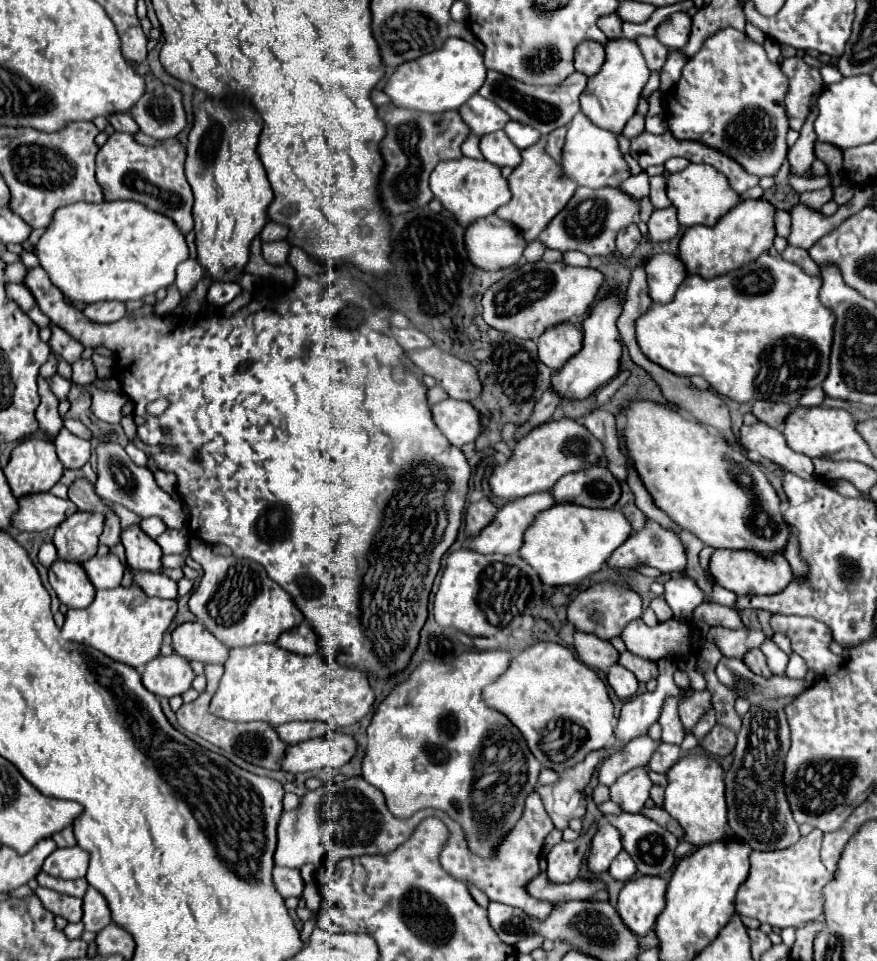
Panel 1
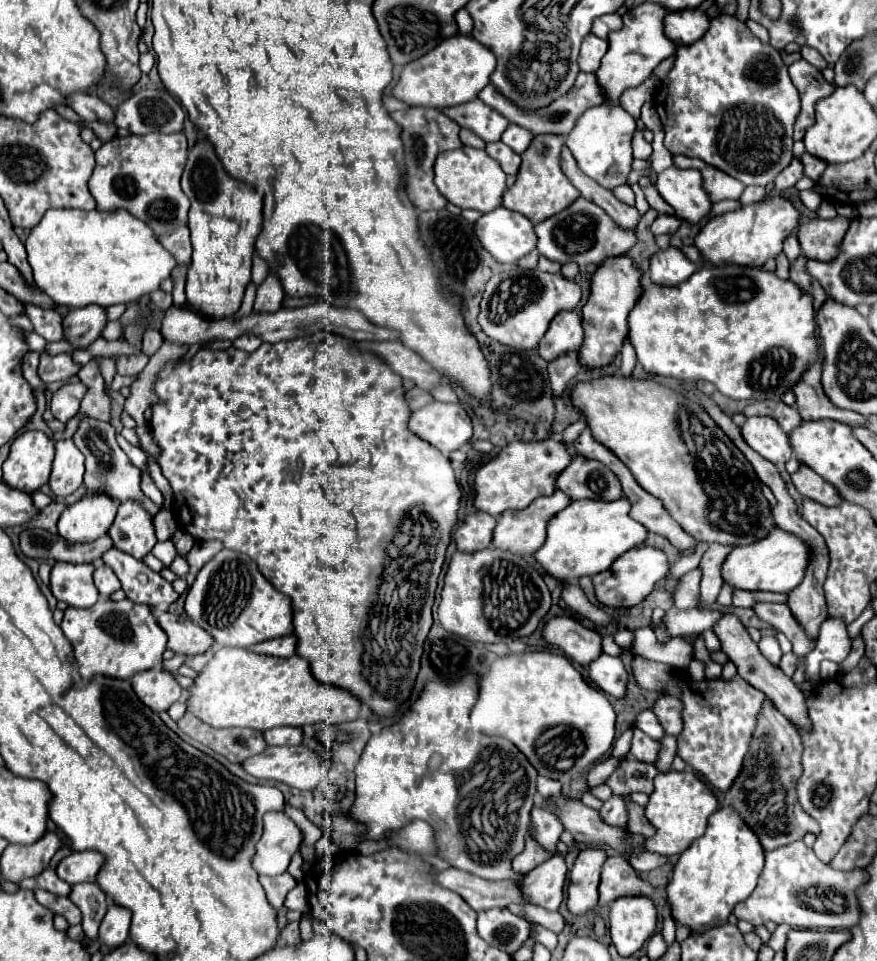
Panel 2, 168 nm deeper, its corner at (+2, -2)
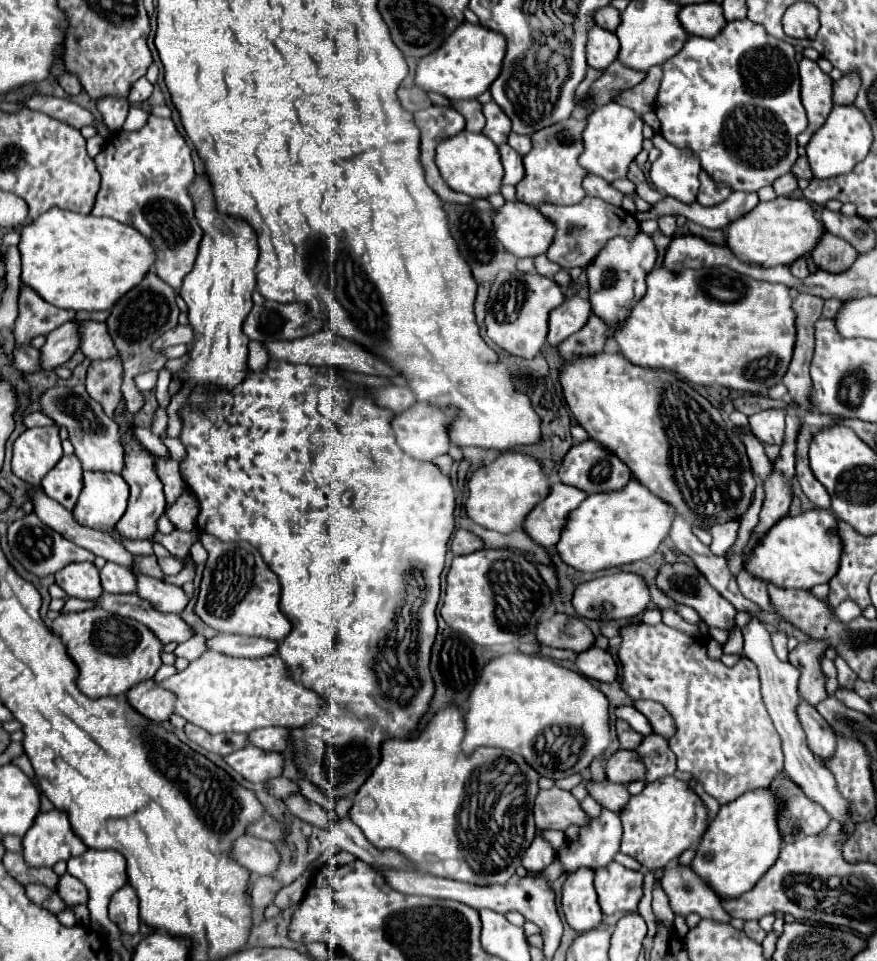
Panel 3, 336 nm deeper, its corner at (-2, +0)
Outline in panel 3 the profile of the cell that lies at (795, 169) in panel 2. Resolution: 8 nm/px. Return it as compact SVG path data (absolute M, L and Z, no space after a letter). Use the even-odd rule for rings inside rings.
M792 172L780 176L780 178L774 182L774 192L776 192L776 196L786 196L786 194L790 194L790 192L796 190L796 188L798 188L798 178L796 178Z

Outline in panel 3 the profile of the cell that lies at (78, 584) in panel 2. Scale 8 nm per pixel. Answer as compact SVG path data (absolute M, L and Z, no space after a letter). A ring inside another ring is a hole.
M74 562L56 572L56 584L68 598L96 600L102 594L100 574L92 562Z

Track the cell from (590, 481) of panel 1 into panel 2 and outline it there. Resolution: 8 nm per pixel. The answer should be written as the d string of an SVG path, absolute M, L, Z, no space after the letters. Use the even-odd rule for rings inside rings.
M572 454L570 466L558 476L558 488L572 500L618 500L622 488L616 474L598 460Z

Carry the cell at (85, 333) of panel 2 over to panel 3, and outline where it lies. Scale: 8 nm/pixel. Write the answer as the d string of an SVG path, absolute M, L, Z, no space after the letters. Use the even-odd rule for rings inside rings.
M64 322L62 326L54 328L46 336L46 344L40 348L42 352L42 368L54 370L62 366L72 354L80 348L80 324L78 322Z

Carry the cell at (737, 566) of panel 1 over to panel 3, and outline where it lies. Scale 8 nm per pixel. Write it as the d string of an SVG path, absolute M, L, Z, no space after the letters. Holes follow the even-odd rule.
M808 510L796 516L784 516L776 522L744 558L744 568L754 578L778 588L810 590L816 584L826 584L838 572L842 544L836 534L838 518L830 510Z

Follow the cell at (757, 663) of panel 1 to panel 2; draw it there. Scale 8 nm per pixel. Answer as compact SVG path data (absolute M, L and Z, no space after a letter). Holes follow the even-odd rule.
M766 700L758 716L758 726L750 744L750 752L744 760L744 770L728 792L730 804L736 808L736 812L740 812L744 820L750 820L764 850L776 850L790 842L802 840L806 832L818 836L818 822L814 822L814 818L810 818L810 814L806 814L802 806L798 806L796 782L802 774L800 756L802 738L798 730L794 730L794 724L790 724L788 718L784 718Z

